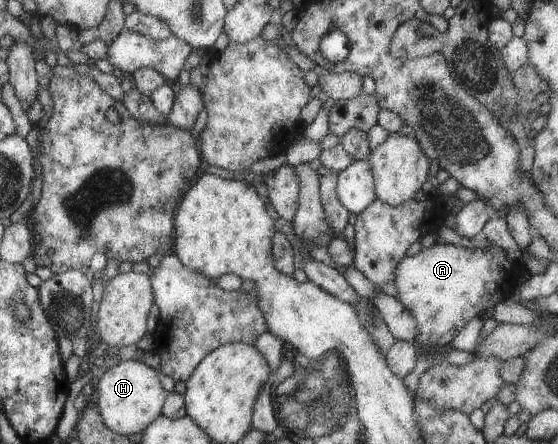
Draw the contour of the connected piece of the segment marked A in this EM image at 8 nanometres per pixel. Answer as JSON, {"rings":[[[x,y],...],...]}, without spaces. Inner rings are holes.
{"rings":[[[434,243],[429,248],[423,248],[413,256],[405,256],[396,268],[396,278],[393,280],[397,290],[395,298],[408,310],[415,319],[418,333],[414,339],[417,347],[444,349],[449,347],[451,340],[473,318],[483,316],[487,308],[493,308],[512,294],[516,289],[522,264],[518,257],[511,257],[499,246],[492,243],[485,248],[462,248],[451,244]]]}

